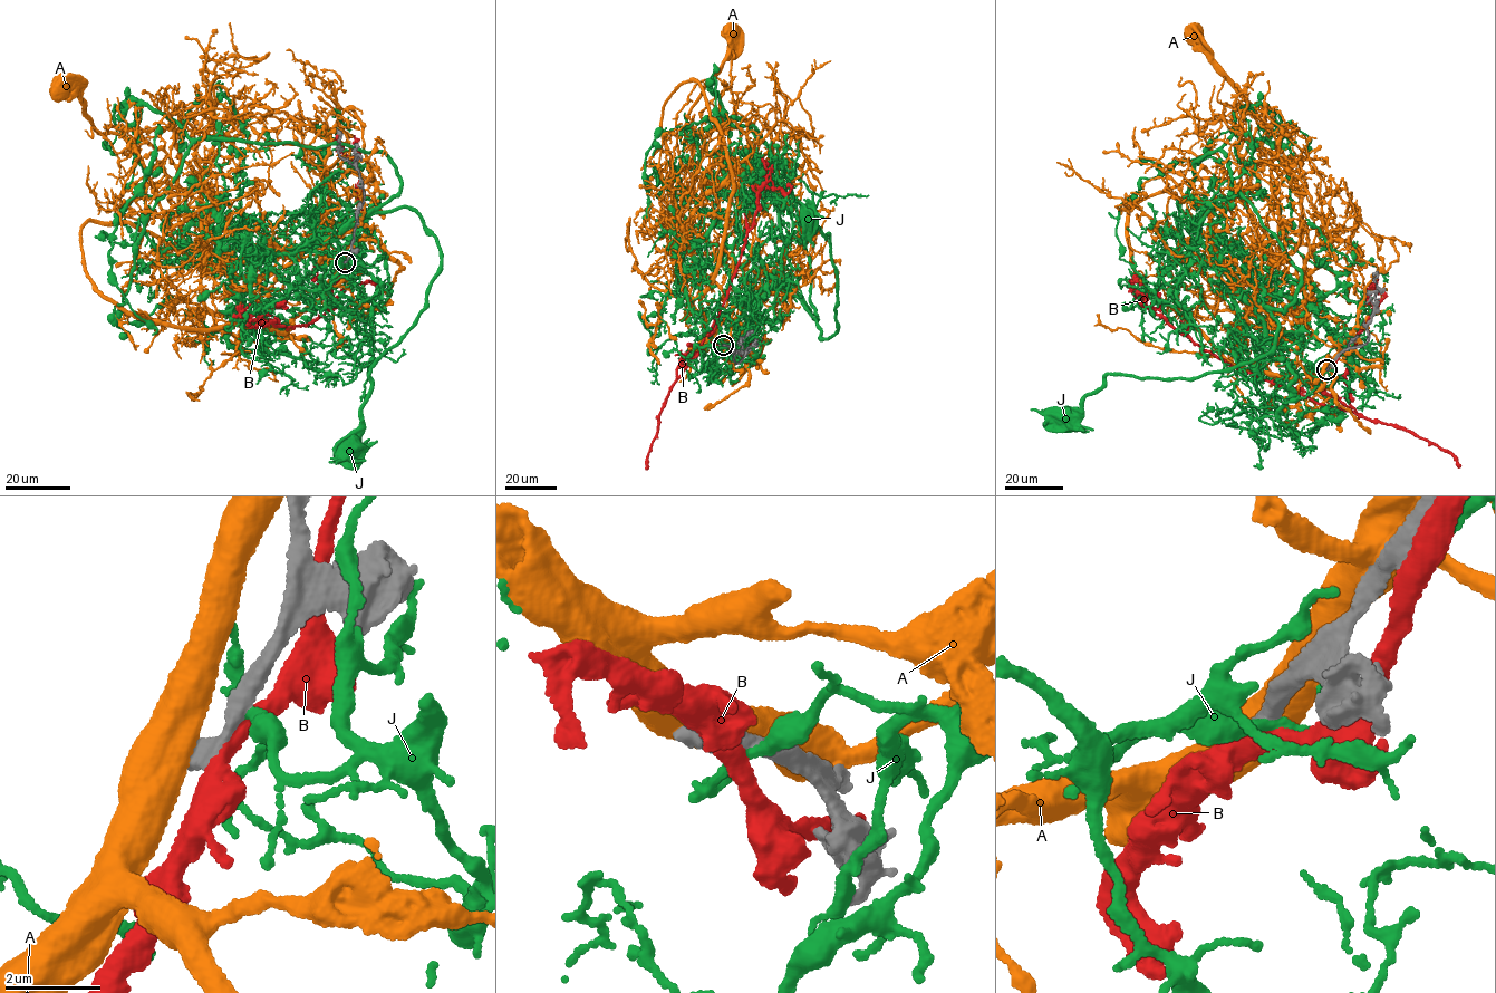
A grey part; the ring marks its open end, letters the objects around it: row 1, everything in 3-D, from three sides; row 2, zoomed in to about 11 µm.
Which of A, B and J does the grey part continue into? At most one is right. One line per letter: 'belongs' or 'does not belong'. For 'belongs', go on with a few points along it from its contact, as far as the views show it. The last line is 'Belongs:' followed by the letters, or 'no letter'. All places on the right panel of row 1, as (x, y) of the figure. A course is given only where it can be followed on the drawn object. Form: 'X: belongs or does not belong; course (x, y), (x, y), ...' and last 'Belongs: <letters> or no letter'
A: does not belong
B: does not belong
J: does not belong
Belongs: no letter

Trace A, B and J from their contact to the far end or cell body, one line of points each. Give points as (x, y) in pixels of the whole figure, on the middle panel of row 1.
A: (723, 345), (702, 291), (732, 171), (697, 83), (660, 125), (672, 213), (685, 124), (731, 31)
B: (724, 345), (707, 344), (677, 375), (724, 302), (759, 190), (771, 181), (788, 192), (787, 183)
J: (726, 346), (758, 329), (755, 306), (775, 282), (800, 299), (821, 336), (835, 333), (829, 235), (807, 220)

